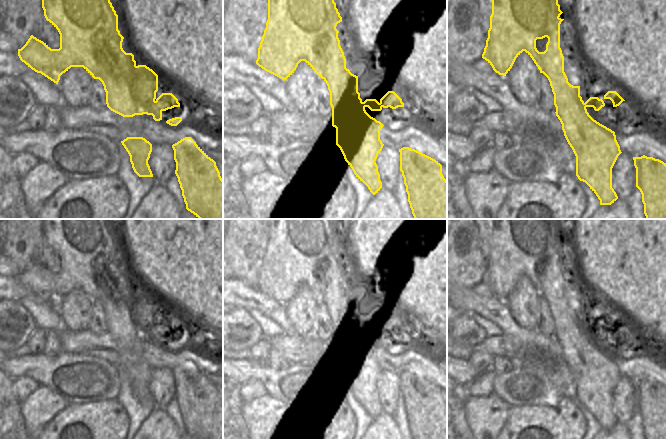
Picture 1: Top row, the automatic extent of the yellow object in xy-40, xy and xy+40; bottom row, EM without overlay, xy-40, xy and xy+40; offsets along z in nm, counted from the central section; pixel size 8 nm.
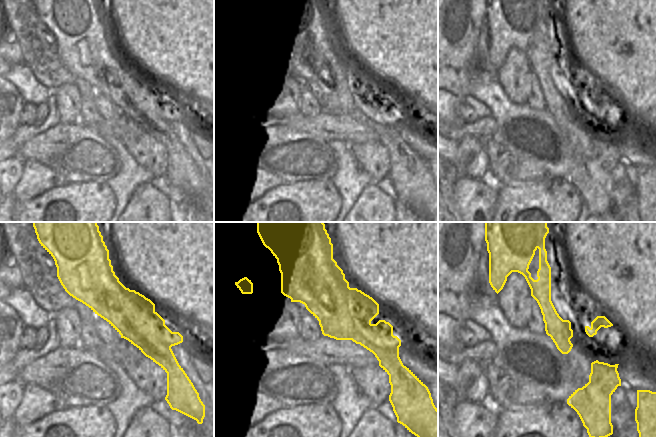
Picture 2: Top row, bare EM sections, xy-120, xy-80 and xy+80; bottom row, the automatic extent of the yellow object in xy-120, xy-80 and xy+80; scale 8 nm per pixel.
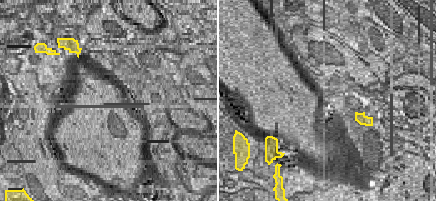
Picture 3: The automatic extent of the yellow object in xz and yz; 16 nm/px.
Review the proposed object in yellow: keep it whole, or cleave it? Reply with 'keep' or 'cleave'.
cleave

